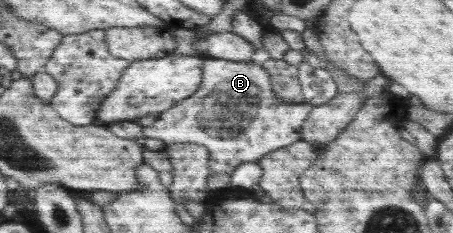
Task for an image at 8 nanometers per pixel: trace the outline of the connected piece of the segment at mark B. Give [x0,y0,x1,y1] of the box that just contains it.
[143,57,314,178]

